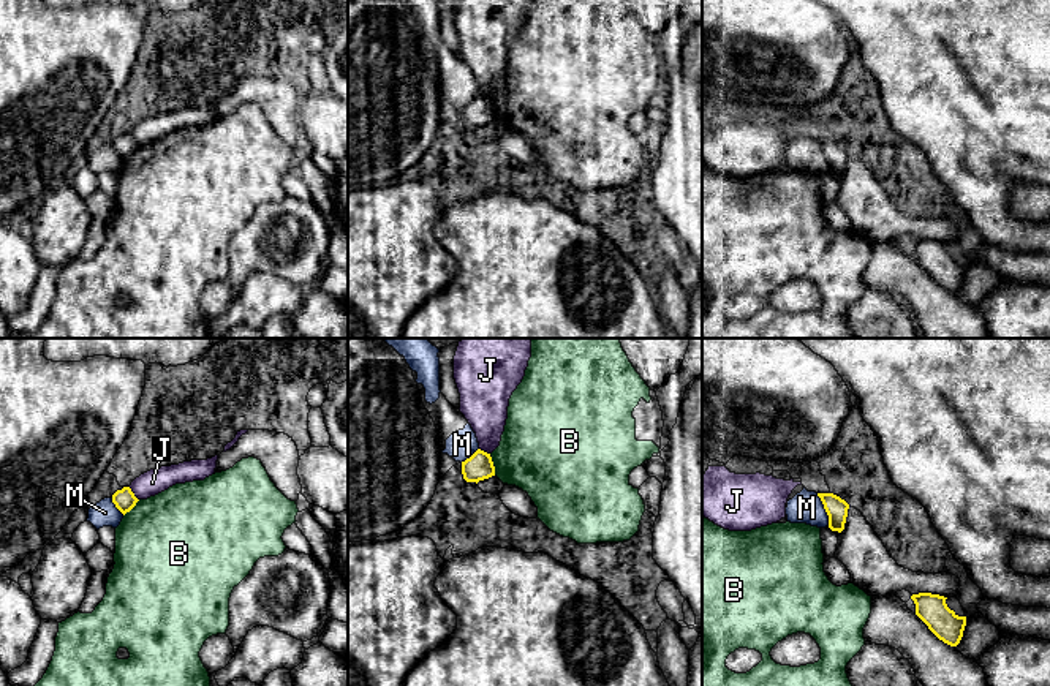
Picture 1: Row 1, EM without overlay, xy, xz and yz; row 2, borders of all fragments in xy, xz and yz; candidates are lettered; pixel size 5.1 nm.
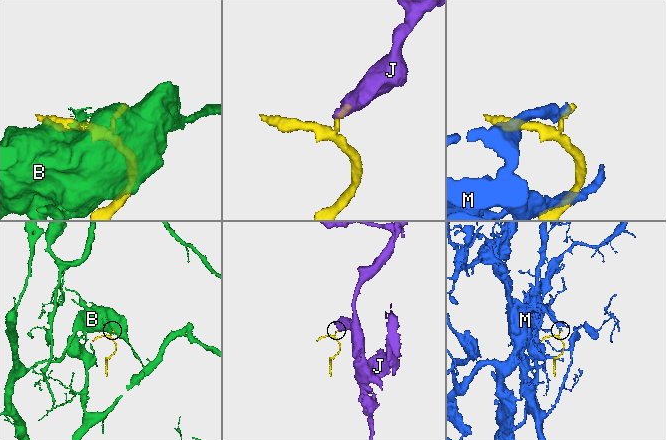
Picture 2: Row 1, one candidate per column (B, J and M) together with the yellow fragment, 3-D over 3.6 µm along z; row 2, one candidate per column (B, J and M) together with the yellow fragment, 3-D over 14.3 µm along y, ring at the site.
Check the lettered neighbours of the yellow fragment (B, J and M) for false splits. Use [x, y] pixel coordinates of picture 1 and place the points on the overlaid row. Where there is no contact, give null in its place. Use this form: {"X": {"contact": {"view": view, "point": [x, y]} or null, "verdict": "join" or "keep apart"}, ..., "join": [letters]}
{"B": {"contact": {"view": "xz", "point": [492, 465]}, "verdict": "keep apart"}, "J": {"contact": {"view": "xy", "point": [133, 493]}, "verdict": "keep apart"}, "M": {"contact": {"view": "yz", "point": [824, 508]}, "verdict": "keep apart"}, "join": []}

